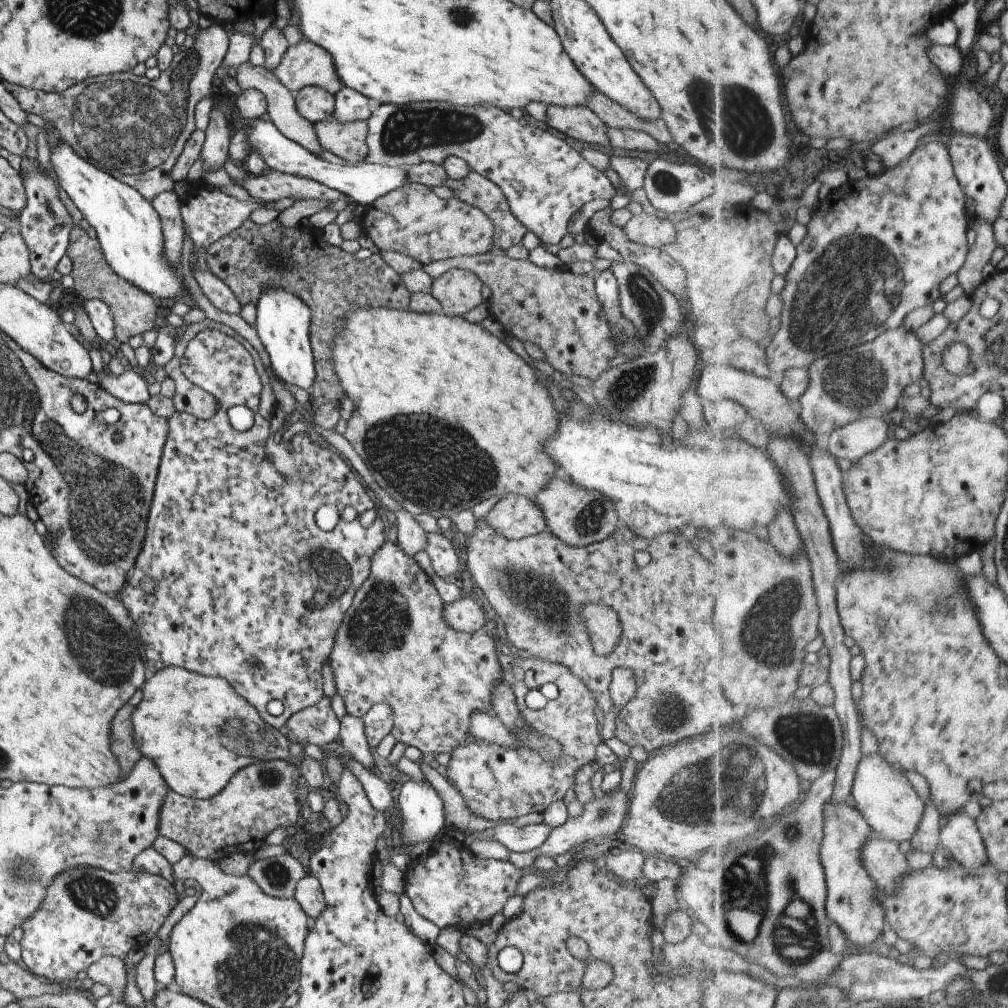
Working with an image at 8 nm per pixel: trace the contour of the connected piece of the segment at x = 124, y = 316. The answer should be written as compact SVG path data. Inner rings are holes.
M55 184L55 190L57 190L57 198L61 200L61 204L65 206L67 214L73 220L72 233L70 234L69 246L66 252L72 262L70 276L73 279L73 287L71 291L85 299L99 299L107 305L107 308L111 311L115 326L114 337L119 342L127 342L135 334L143 334L147 330L156 328L156 300L147 292L137 288L137 286L133 286L131 282L119 278L107 266L97 238L91 237L78 225L79 220L82 218L81 212L77 210L74 202L71 202L71 198L65 194L65 191L58 184Z

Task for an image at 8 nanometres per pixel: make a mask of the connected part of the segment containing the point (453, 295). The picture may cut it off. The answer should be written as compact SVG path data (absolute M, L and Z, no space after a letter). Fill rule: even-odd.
M452 268L451 270L447 270L445 274L437 276L437 278L432 278L429 293L439 302L441 313L450 317L459 317L482 302L481 296L479 295L482 285L480 278L477 278L473 272Z

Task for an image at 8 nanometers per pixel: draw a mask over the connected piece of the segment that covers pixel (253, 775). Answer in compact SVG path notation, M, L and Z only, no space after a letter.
M258 760L233 774L229 778L229 782L225 784L225 788L219 794L215 794L213 798L207 798L207 800L194 799L175 794L170 790L161 802L157 832L169 840L181 844L189 855L193 854L197 858L218 861L220 858L229 856L229 854L253 854L254 851L263 846L269 832L273 832L275 828L288 828L295 824L300 809L301 795L296 788L300 786L300 779L296 762L290 760Z

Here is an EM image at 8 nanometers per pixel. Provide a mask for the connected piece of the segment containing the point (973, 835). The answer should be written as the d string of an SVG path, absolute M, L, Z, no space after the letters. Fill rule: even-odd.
M965 812L944 817L940 844L969 874L990 863L978 821Z

